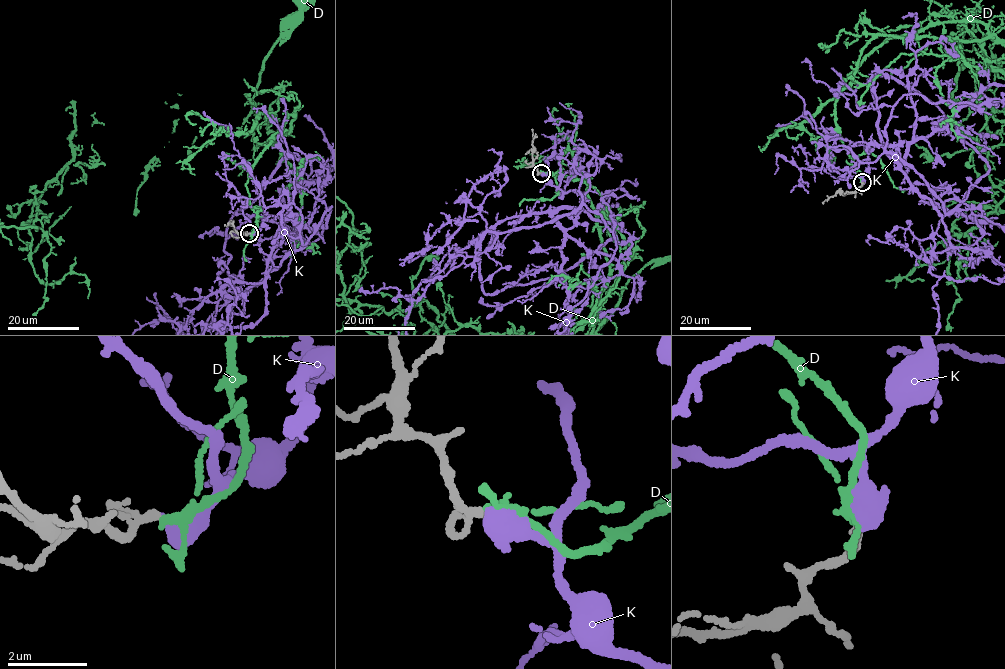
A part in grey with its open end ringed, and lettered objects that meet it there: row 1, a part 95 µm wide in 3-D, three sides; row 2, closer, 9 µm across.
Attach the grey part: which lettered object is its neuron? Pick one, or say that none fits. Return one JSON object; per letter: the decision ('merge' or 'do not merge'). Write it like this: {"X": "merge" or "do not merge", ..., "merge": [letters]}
{"D": "do not merge", "K": "merge", "merge": ["K"]}

